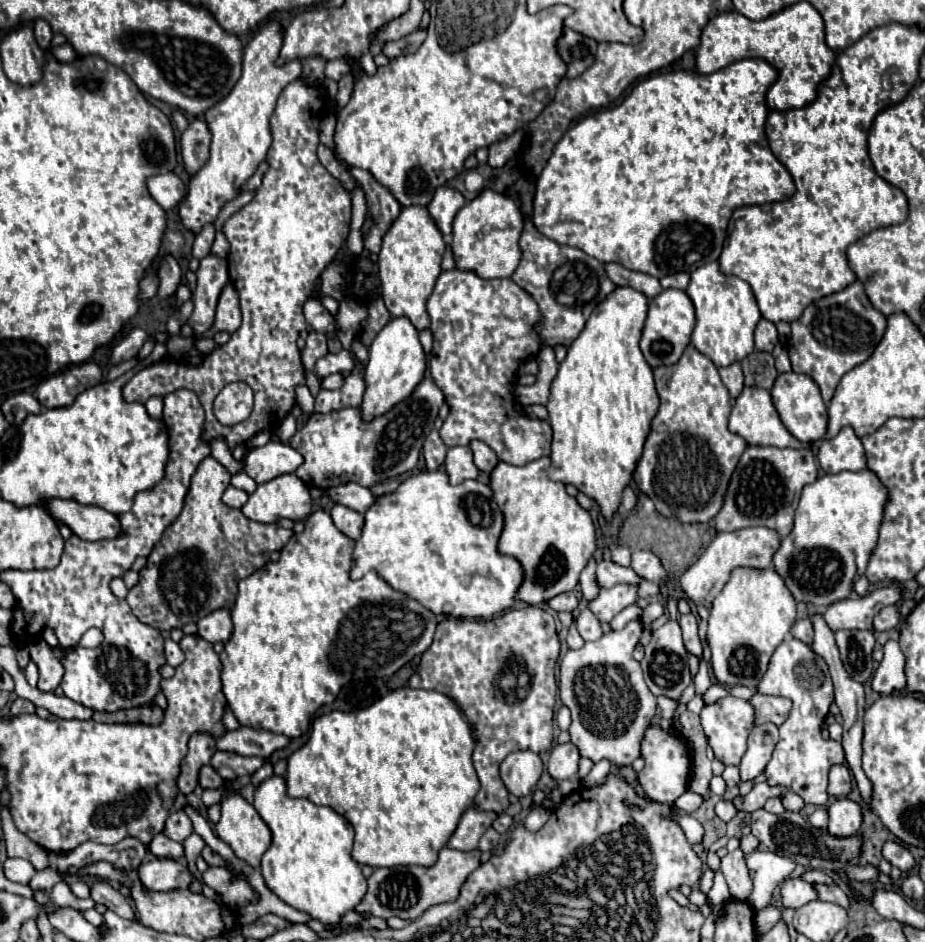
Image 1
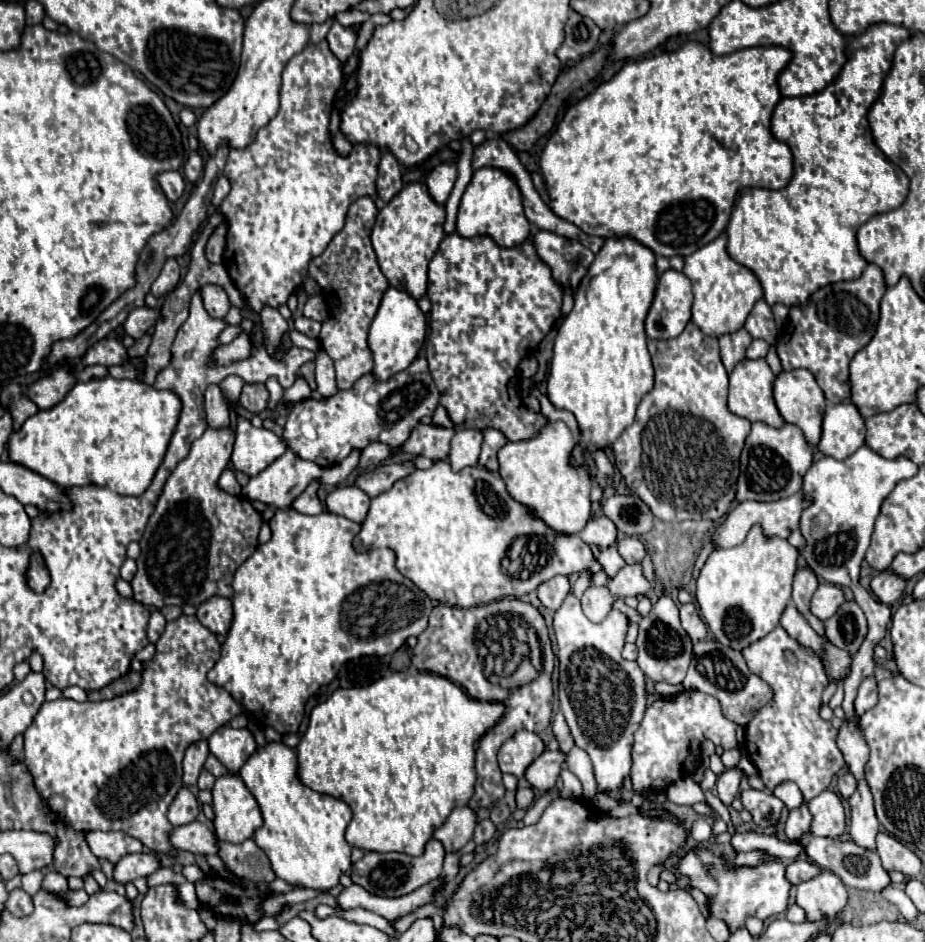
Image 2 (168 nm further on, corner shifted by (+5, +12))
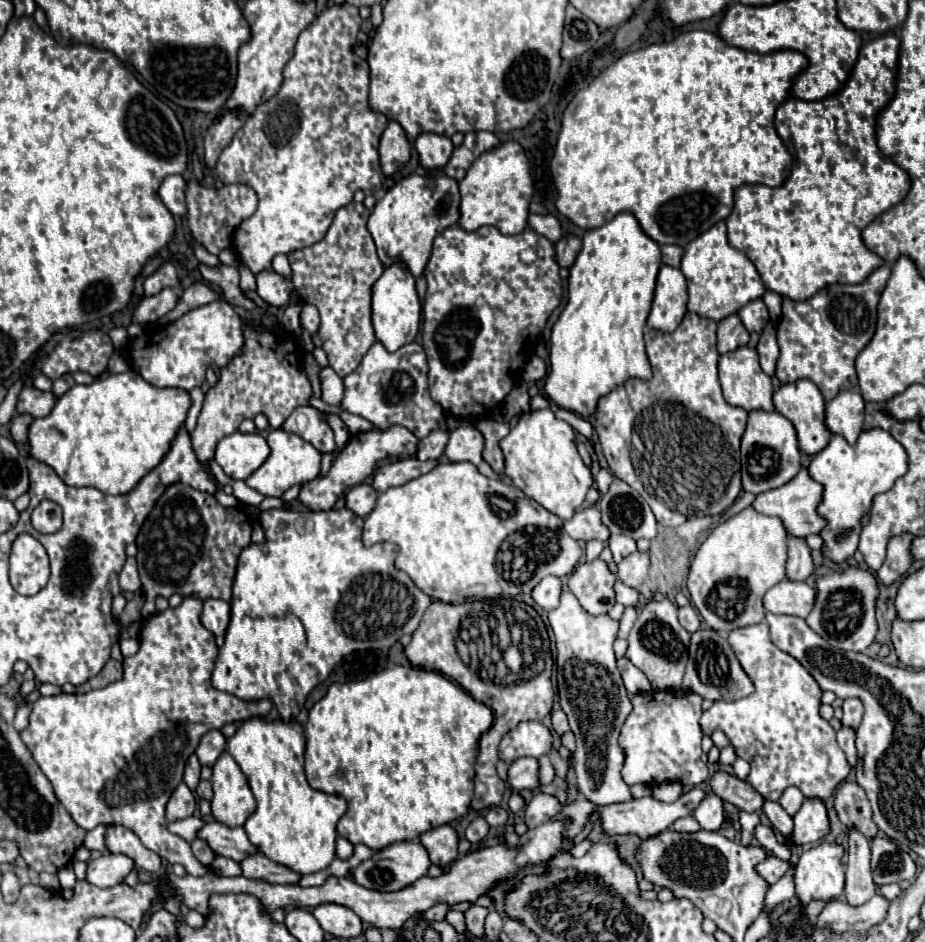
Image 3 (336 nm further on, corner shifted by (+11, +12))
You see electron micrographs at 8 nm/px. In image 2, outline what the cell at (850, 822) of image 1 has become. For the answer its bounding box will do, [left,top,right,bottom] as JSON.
[807,791,845,839]

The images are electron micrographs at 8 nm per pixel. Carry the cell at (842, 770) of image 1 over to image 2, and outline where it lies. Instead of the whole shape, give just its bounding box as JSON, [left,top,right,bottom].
[839,773,857,799]

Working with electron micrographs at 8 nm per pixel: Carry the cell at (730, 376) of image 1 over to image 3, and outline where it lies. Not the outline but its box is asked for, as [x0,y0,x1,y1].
[717,315,749,355]

